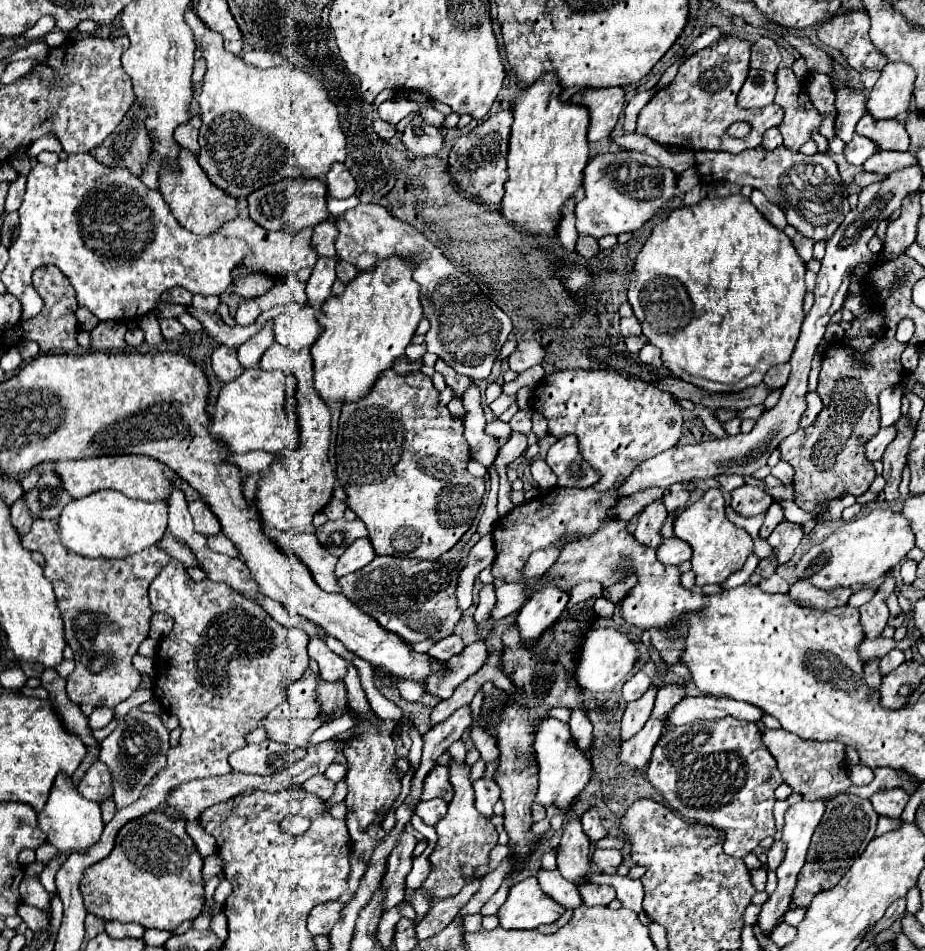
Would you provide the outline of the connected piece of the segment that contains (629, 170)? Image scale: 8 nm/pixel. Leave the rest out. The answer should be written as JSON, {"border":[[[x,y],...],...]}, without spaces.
{"border":[[[618,151],[594,157],[584,169],[586,197],[576,205],[576,229],[592,237],[640,229],[674,197],[678,175],[644,153]]]}

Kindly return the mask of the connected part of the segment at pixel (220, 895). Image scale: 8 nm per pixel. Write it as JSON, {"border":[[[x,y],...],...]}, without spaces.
{"border":[[[222,875],[220,877],[220,885],[218,885],[218,889],[216,889],[216,893],[214,893],[214,897],[216,897],[216,903],[218,905],[222,905],[224,901],[226,901],[226,897],[230,895],[230,891],[232,891],[232,883]]]}

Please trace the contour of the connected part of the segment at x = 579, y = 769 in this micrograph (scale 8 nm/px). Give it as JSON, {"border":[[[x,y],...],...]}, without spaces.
{"border":[[[542,719],[536,723],[534,731],[534,749],[536,749],[536,759],[540,765],[540,787],[536,801],[542,805],[558,805],[564,809],[566,815],[572,813],[570,803],[572,799],[586,787],[586,783],[592,777],[592,763],[586,759],[584,751],[572,745],[572,735],[570,727],[558,719]]]}

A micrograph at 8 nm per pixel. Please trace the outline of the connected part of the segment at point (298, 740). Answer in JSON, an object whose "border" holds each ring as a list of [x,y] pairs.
{"border":[[[330,717],[316,719],[278,719],[278,721],[262,721],[262,727],[268,731],[272,741],[280,741],[292,747],[308,747],[312,733]]]}

